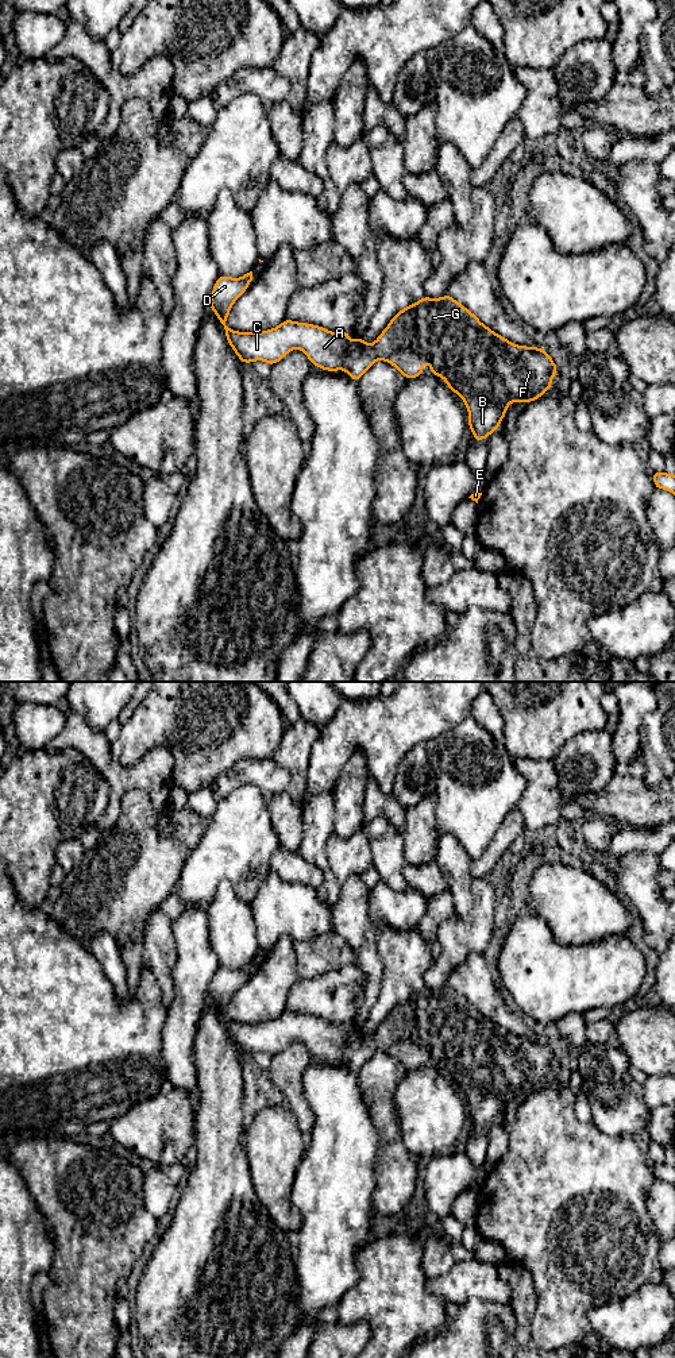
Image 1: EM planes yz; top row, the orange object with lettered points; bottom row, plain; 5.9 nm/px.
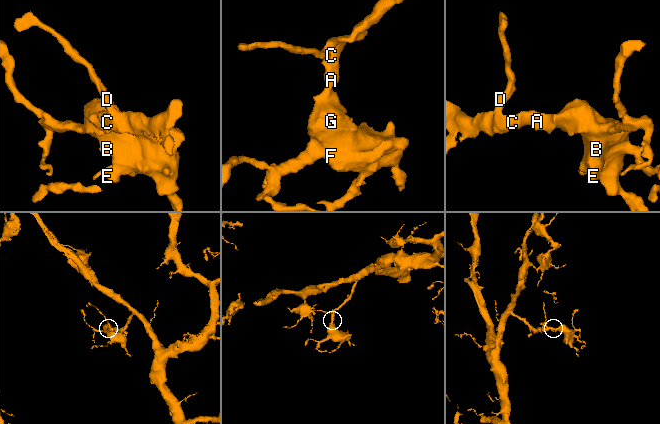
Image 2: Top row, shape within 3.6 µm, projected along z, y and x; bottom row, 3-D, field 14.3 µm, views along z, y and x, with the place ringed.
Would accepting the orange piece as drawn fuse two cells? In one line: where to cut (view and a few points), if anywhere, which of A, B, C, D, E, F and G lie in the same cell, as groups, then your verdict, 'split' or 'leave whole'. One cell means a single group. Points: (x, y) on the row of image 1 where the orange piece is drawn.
cut none; groups A B C D E F G; leave whole

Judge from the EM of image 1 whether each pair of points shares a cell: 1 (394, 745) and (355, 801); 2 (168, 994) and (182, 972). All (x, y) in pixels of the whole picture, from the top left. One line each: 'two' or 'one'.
1: two
2: two

